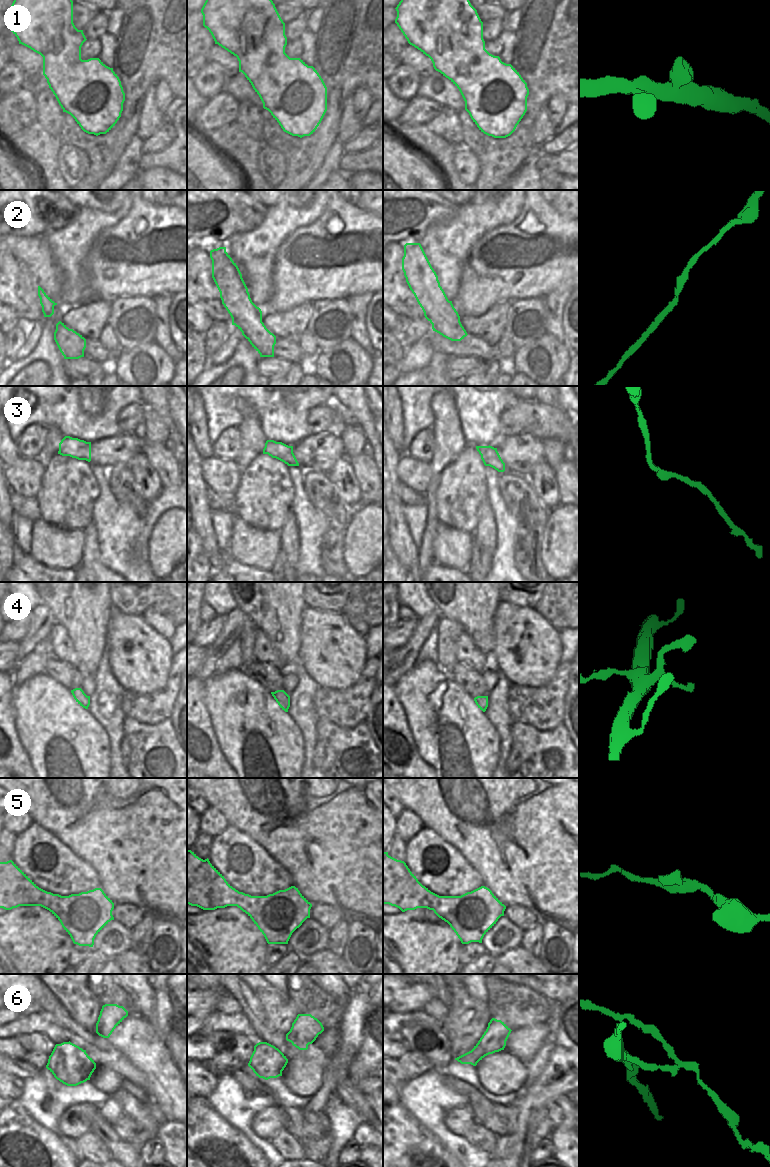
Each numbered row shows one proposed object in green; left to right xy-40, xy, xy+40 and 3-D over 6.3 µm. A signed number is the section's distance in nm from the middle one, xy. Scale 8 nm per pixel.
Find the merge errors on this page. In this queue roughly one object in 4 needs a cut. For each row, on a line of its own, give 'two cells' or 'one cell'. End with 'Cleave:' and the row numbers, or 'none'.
1: one cell
2: one cell
3: one cell
4: one cell
5: one cell
6: two cells
Cleave: 6

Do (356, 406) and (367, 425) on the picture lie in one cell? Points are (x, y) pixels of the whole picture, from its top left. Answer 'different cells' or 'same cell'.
same cell

